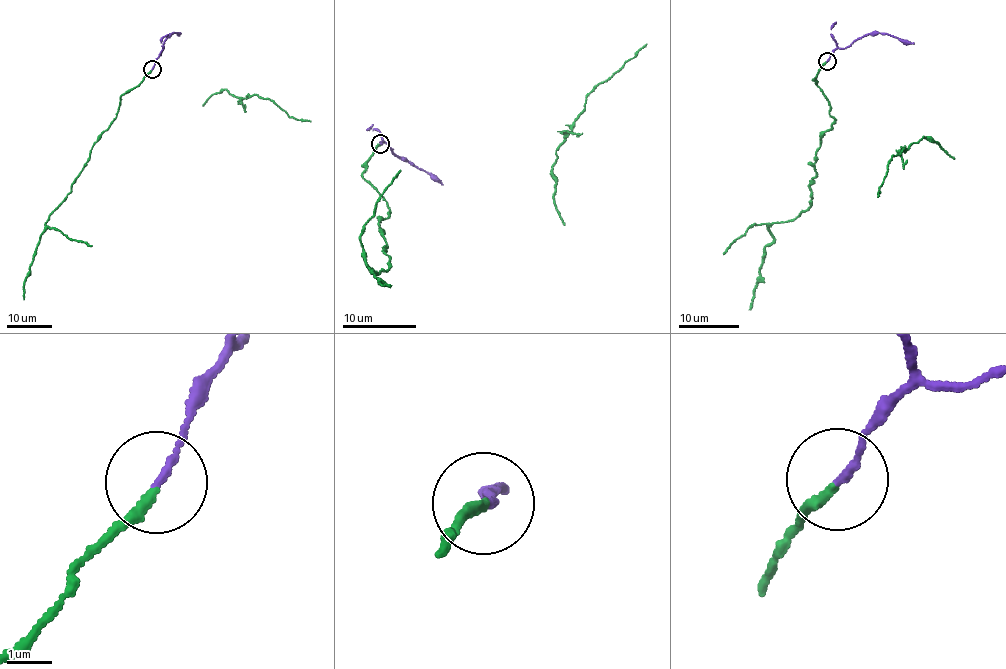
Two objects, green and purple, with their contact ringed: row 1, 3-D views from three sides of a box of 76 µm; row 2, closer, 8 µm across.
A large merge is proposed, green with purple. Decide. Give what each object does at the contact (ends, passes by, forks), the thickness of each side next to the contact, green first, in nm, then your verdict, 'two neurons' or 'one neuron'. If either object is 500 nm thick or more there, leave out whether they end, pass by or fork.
green ends; purple ends; calibres 190 and 150 nm; one neuron

